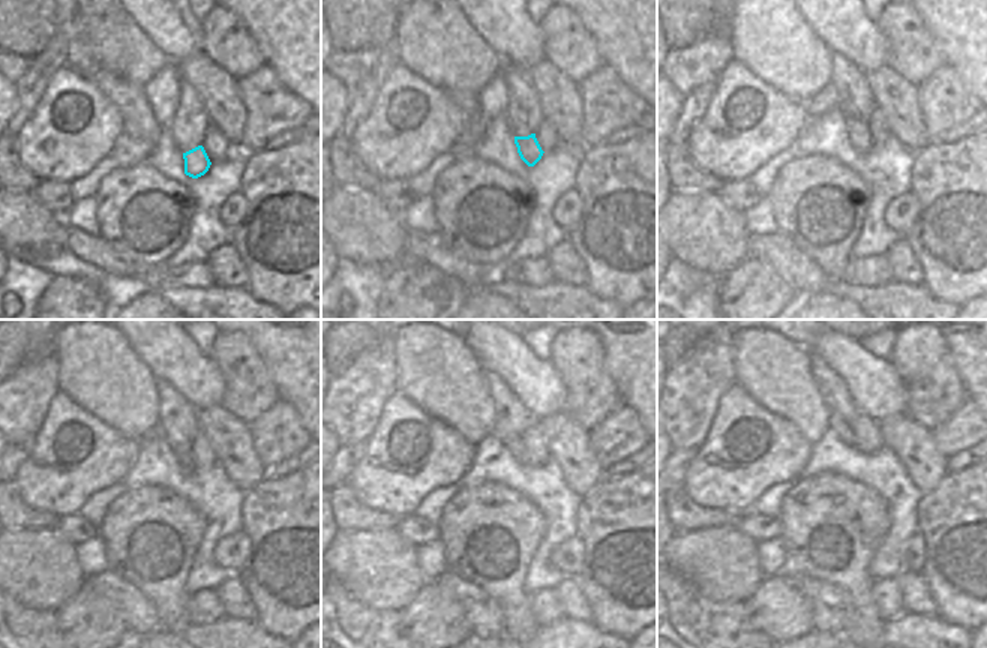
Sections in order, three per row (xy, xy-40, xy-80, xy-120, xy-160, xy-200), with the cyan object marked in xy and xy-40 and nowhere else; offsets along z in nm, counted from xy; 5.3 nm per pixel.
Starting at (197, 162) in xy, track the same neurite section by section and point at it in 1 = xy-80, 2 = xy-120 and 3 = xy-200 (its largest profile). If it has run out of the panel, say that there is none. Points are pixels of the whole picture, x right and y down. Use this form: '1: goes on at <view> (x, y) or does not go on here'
1: goes on at xy-80 (858, 134)
2: goes on at xy-120 (183, 453)
3: goes on at xy-200 (839, 423)

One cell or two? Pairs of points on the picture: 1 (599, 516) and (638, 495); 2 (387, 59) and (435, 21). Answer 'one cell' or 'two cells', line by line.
1: one cell
2: two cells

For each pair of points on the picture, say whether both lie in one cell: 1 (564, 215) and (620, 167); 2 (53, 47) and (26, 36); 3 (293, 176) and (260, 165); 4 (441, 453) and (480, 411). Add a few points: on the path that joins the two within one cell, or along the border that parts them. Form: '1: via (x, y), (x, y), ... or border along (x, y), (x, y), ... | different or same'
1: border along (575, 189), (582, 201), (582, 215), (566, 231) | different
2: border along (56, 15), (53, 35), (30, 59) | different
3: via (285, 176), (270, 176), (267, 173) | same
4: border along (429, 414), (453, 426), (474, 446) | different

